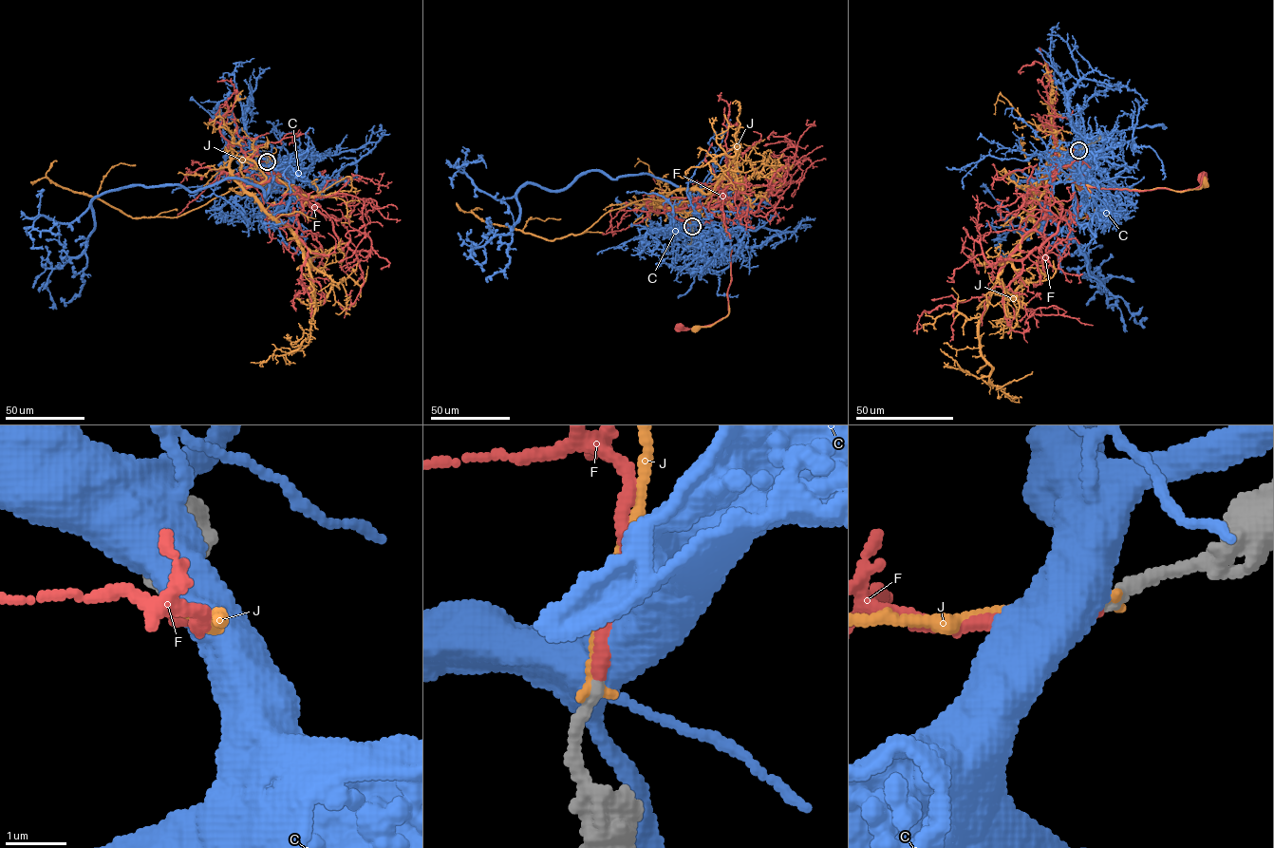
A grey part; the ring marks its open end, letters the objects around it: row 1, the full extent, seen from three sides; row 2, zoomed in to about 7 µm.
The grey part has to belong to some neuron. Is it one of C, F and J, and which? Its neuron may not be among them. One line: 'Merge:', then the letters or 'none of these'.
Merge: F

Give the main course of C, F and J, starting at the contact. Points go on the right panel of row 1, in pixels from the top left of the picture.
C: (1078, 149), (1042, 193), (1021, 171), (1020, 186), (1010, 179), (1034, 180), (1025, 189), (1077, 243), (1127, 331)
F: (1078, 150), (1058, 159), (1053, 182), (1175, 191), (1198, 187), (1203, 178)
J: (1079, 150), (1069, 150), (1061, 159), (1058, 179), (1106, 189), (1185, 191), (1205, 183)

